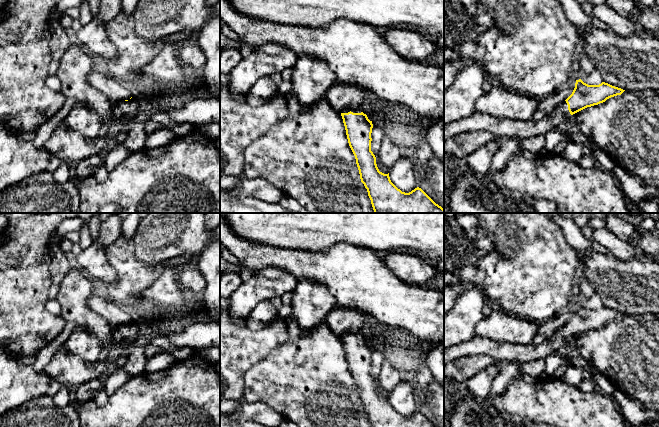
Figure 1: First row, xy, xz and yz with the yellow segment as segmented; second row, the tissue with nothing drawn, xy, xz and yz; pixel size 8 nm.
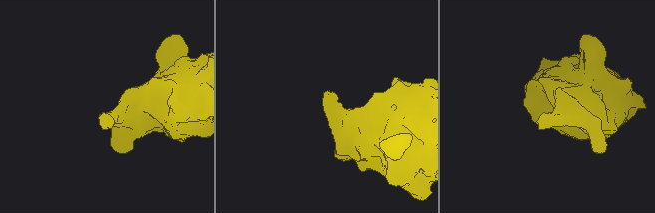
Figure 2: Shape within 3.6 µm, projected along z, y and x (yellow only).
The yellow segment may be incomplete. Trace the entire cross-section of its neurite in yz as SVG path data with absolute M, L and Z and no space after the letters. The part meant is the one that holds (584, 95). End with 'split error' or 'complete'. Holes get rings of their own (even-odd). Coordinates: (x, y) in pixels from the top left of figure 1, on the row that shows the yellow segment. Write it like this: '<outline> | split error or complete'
M579 79L576 80L572 94L540 121L492 117L475 111L468 117L444 125L444 141L461 133L481 130L496 134L500 138L517 137L520 140L546 134L563 121L569 120L573 114L621 95L624 91L605 82L588 85Z | split error

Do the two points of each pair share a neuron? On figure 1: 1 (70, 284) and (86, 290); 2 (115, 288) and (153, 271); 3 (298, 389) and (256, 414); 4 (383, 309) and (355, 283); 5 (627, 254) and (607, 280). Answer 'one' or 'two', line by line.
1: one
2: one
3: two
4: one
5: two

